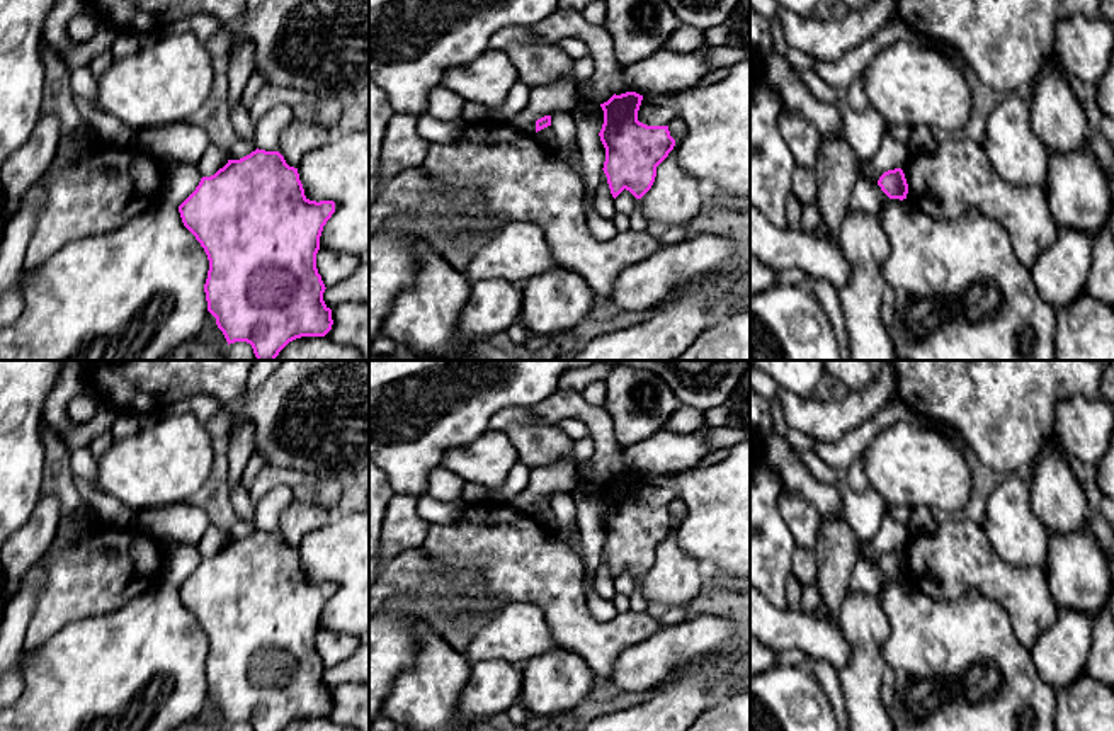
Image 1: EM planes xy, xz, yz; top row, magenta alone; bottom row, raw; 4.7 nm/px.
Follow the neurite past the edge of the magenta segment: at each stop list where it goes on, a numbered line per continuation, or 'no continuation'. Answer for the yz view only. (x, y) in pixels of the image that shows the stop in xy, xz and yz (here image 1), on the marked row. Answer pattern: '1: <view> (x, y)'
no continuation

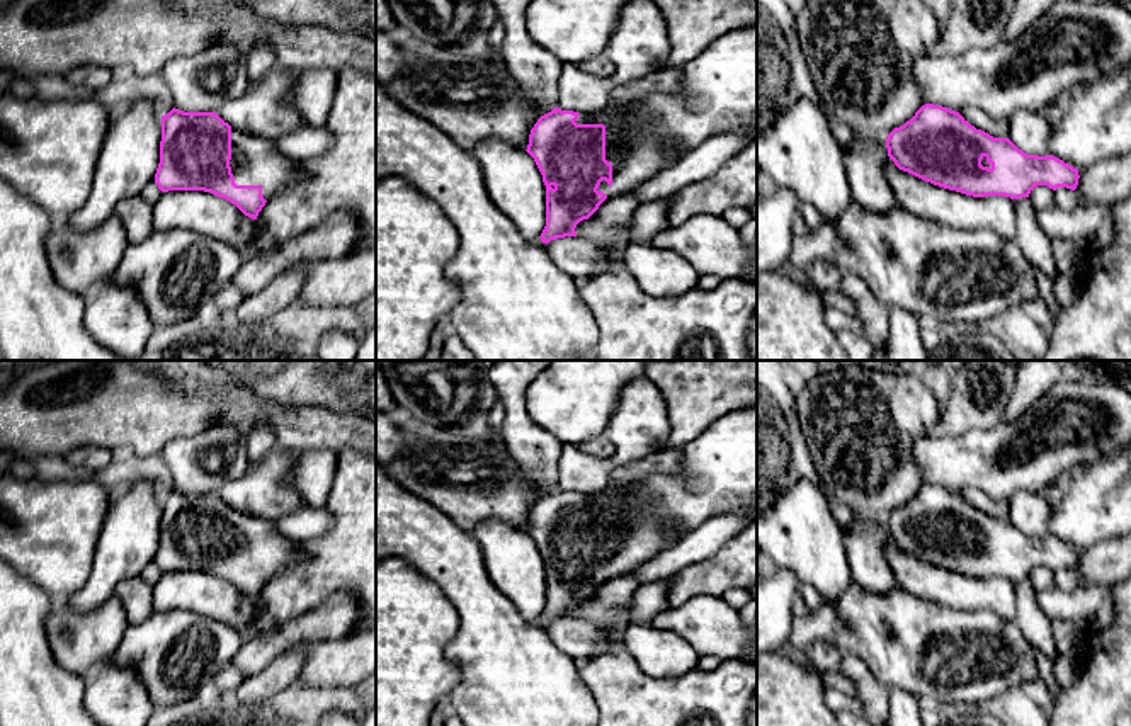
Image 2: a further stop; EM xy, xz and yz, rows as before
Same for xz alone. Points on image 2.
1: xz (718, 96)

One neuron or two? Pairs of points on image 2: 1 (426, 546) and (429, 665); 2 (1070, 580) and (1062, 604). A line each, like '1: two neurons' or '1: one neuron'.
1: two neurons
2: two neurons

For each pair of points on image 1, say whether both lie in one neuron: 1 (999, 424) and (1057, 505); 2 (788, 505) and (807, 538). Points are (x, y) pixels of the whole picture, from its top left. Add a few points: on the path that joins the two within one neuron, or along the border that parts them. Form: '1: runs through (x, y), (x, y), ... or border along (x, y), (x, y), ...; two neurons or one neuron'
1: border along (1051, 432), (1031, 468); two neurons
2: runs through (796, 514), (803, 521), (803, 529); one neuron

